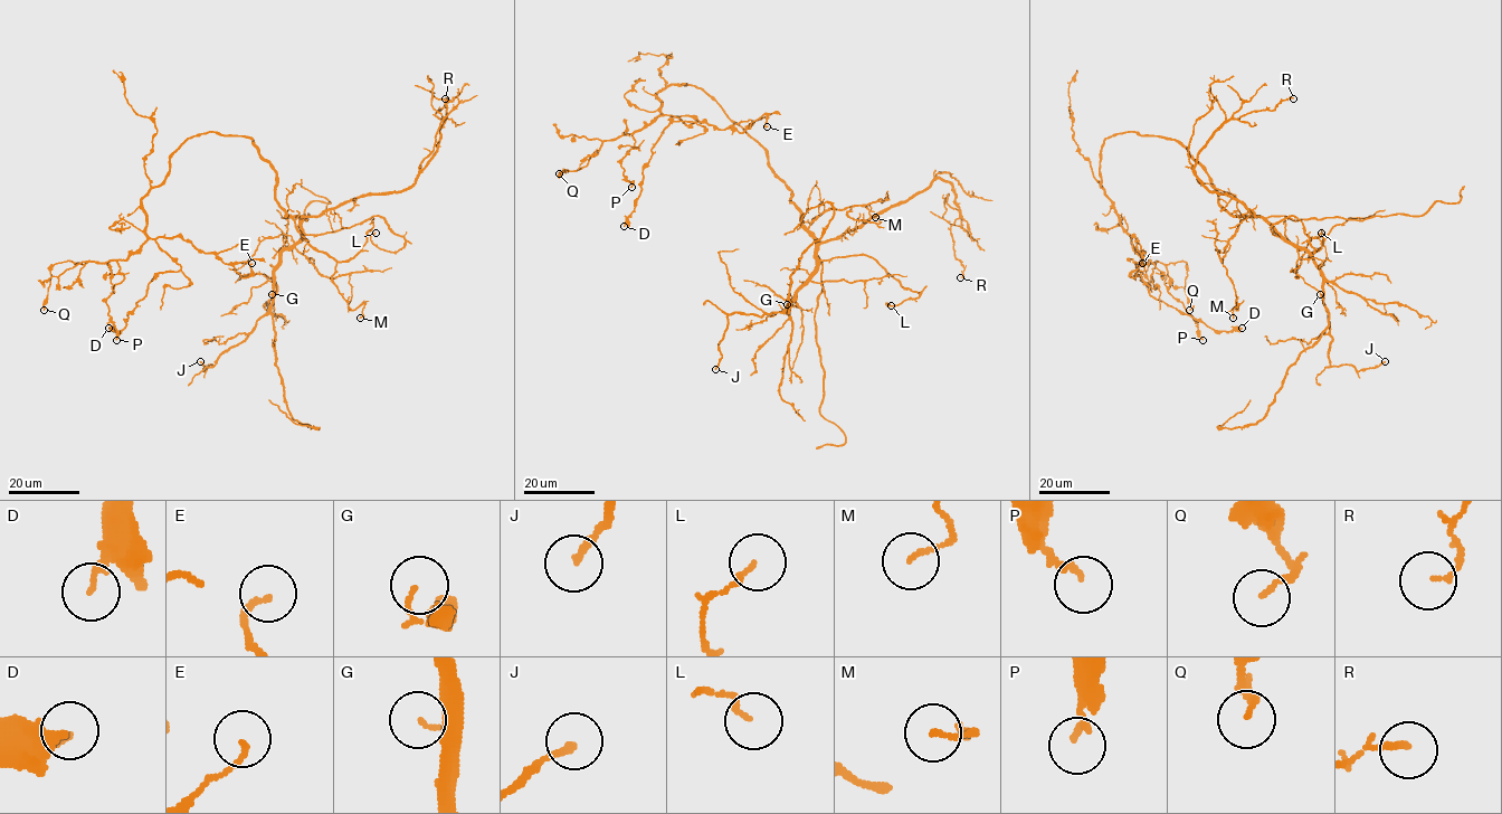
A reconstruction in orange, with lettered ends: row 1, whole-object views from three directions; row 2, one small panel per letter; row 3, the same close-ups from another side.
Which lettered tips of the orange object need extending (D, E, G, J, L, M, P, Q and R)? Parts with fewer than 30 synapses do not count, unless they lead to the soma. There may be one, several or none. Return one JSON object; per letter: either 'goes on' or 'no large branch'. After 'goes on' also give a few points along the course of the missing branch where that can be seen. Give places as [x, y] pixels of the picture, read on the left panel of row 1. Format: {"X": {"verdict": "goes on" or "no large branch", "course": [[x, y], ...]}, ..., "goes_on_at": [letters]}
{"D": {"verdict": "no large branch"}, "E": {"verdict": "no large branch"}, "G": {"verdict": "no large branch"}, "J": {"verdict": "no large branch"}, "L": {"verdict": "no large branch"}, "M": {"verdict": "no large branch"}, "P": {"verdict": "no large branch"}, "Q": {"verdict": "no large branch"}, "R": {"verdict": "no large branch"}, "goes_on_at": []}

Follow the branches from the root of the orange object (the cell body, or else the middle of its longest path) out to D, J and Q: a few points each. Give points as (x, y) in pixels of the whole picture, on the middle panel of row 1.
D: (788, 187), (702, 88), (668, 85), (657, 94), (661, 111), (695, 122), (663, 131), (624, 226)
J: (788, 187), (801, 226), (816, 244), (816, 270), (787, 309), (761, 316), (730, 313), (715, 369)
Q: (788, 187), (761, 145), (684, 84), (657, 94), (662, 115), (559, 173)

